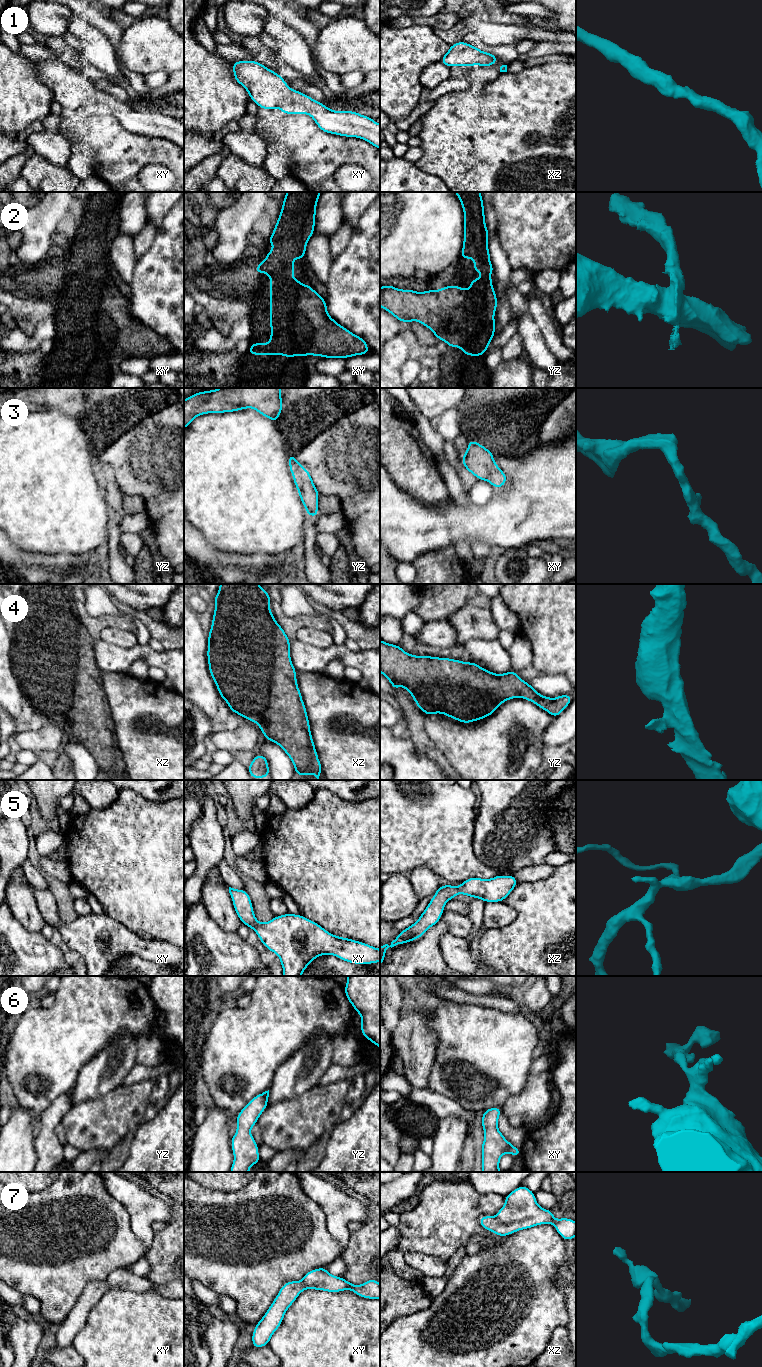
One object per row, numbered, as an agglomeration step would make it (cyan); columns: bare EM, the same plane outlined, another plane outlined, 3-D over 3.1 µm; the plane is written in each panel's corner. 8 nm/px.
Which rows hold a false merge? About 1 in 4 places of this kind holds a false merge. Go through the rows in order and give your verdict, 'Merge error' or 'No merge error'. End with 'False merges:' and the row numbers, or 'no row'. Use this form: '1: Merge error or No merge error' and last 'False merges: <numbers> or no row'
1: No merge error
2: No merge error
3: No merge error
4: No merge error
5: No merge error
6: No merge error
7: No merge error
False merges: no row

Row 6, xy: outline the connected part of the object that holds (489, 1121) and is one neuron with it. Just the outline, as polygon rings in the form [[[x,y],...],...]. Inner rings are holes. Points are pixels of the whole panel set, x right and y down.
[[[489,1108],[483,1112],[481,1124],[484,1129],[484,1142],[482,1150],[482,1172],[501,1172],[499,1169],[500,1158],[509,1153],[515,1157],[521,1155],[521,1149],[514,1147],[505,1139],[498,1130],[498,1118],[501,1108]]]

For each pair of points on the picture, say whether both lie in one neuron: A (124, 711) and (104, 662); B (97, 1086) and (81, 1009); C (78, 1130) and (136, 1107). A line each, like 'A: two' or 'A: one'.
A: two
B: two
C: one

